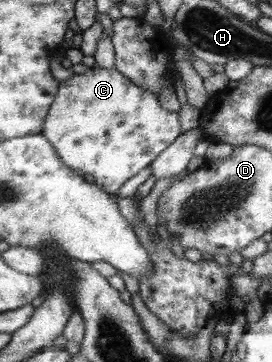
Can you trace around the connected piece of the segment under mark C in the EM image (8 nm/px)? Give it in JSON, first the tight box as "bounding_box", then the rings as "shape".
{"bounding_box":[41,64,180,195],"shape":[[[97,64],[89,67],[87,72],[83,74],[73,74],[67,80],[59,82],[58,97],[54,98],[53,104],[50,106],[50,110],[47,112],[46,121],[42,124],[41,134],[58,152],[58,156],[62,158],[62,161],[74,169],[78,174],[91,175],[95,185],[98,185],[102,190],[106,190],[108,194],[115,195],[117,189],[127,181],[130,177],[133,177],[141,169],[145,169],[150,163],[163,151],[169,144],[173,144],[174,140],[180,135],[180,125],[178,112],[170,112],[165,109],[161,109],[157,101],[157,95],[150,91],[143,90],[141,86],[135,85],[127,77],[123,77],[123,74],[119,73],[117,69],[112,67],[111,69],[101,69]]]}

